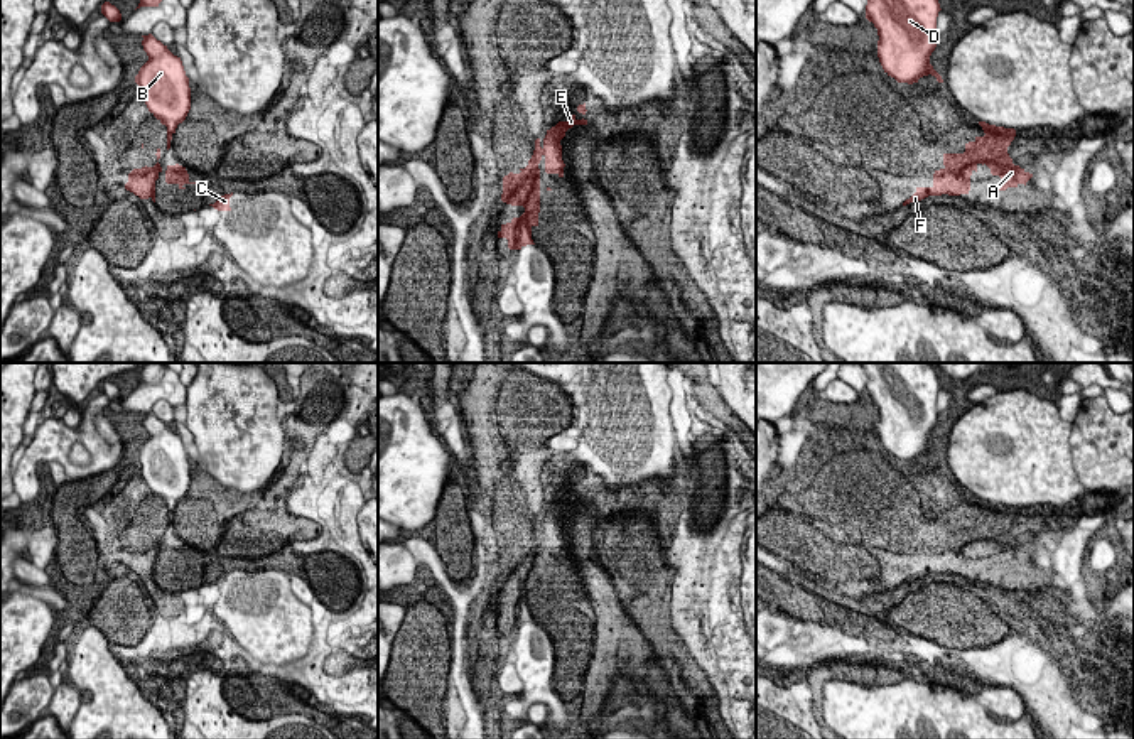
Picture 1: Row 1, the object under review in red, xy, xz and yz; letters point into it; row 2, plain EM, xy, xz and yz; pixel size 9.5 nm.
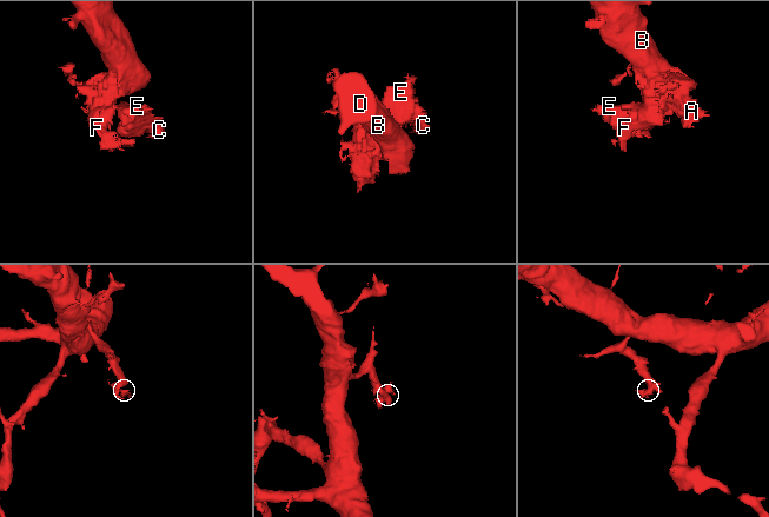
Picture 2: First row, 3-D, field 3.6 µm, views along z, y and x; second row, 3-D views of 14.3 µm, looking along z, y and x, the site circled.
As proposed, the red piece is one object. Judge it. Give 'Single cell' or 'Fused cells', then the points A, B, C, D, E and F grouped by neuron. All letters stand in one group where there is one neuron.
Single cell. Groups: A B C D E F

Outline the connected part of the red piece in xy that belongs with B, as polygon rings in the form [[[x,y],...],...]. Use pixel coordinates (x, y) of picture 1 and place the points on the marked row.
[[[152,34],[142,35],[143,51],[148,61],[140,67],[135,83],[142,89],[142,98],[148,111],[167,127],[167,150],[172,135],[191,110],[191,88],[181,57],[174,56],[167,46]]]

